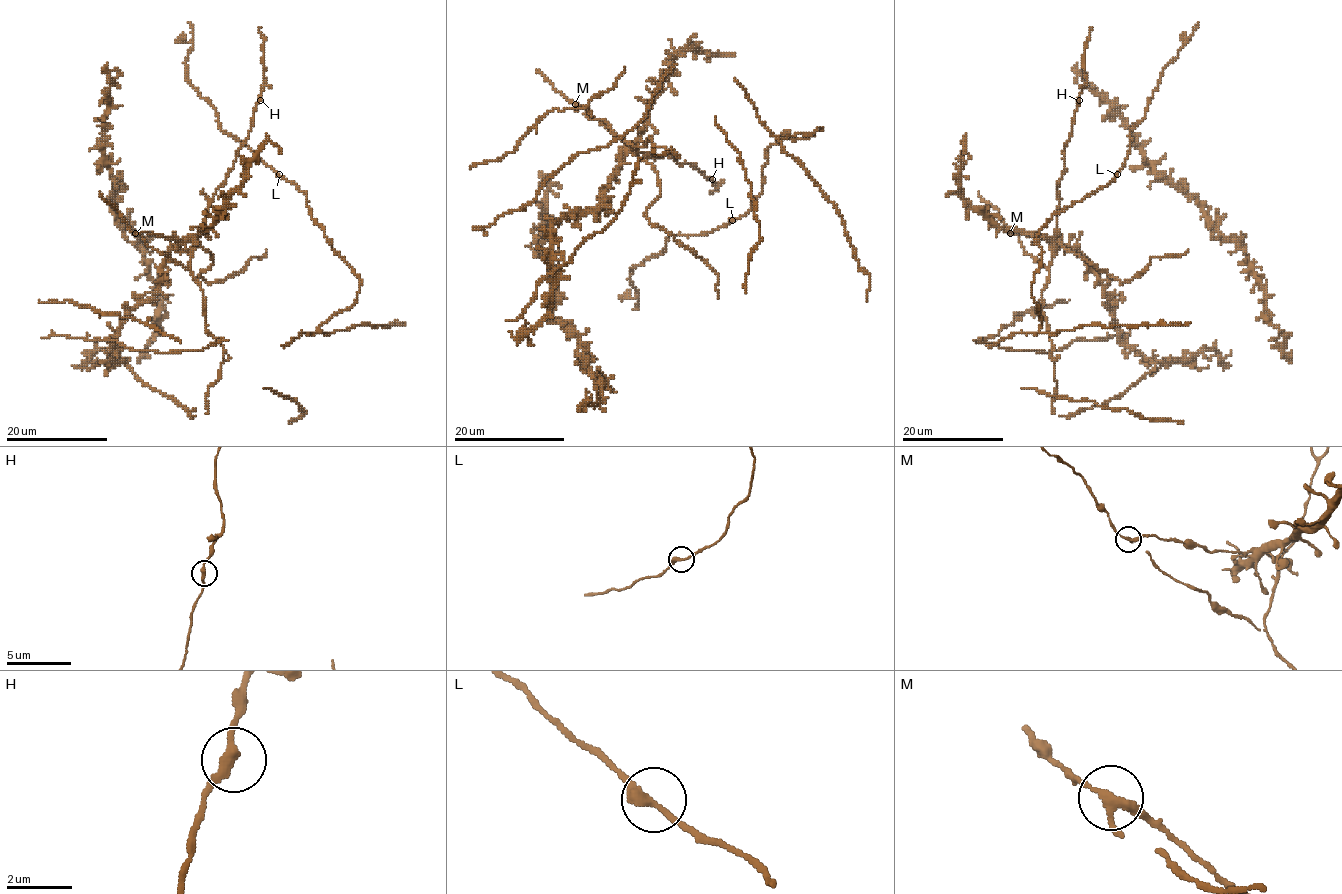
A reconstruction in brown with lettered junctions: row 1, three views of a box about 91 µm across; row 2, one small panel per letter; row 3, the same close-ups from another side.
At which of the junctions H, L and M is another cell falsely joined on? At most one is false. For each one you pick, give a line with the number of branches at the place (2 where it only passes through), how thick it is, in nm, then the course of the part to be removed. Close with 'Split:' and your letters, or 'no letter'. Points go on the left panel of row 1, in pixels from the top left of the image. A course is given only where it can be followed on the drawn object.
M: Branches: 2. Thickness 260 nm. Course of the part to remove: (135, 234), (188, 237), (212, 258), (212, 265), (200, 274), (209, 283), (239, 273), (265, 250)
Split: M

